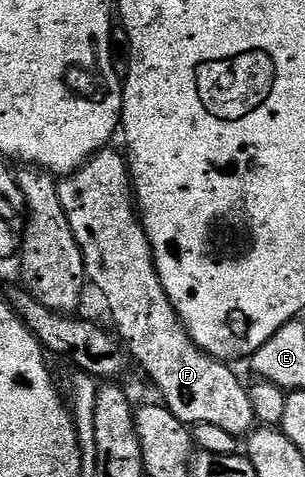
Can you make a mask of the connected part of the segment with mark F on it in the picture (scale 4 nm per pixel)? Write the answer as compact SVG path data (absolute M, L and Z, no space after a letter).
M111 150L98 151L83 166L58 180L61 209L65 217L69 217L73 237L77 237L77 245L87 266L90 286L92 283L103 294L103 299L111 310L111 319L115 322L114 334L123 344L128 356L134 362L136 359L140 369L155 382L162 406L167 407L185 424L218 425L230 435L246 436L257 423L253 405L249 401L249 390L245 383L243 387L242 381L227 368L230 366L224 360L206 355L184 331L183 324L176 317L171 302L159 283L155 265L151 262L151 249L147 246L147 234L143 232L143 224L137 214L131 172L126 158L120 152L118 155Z

